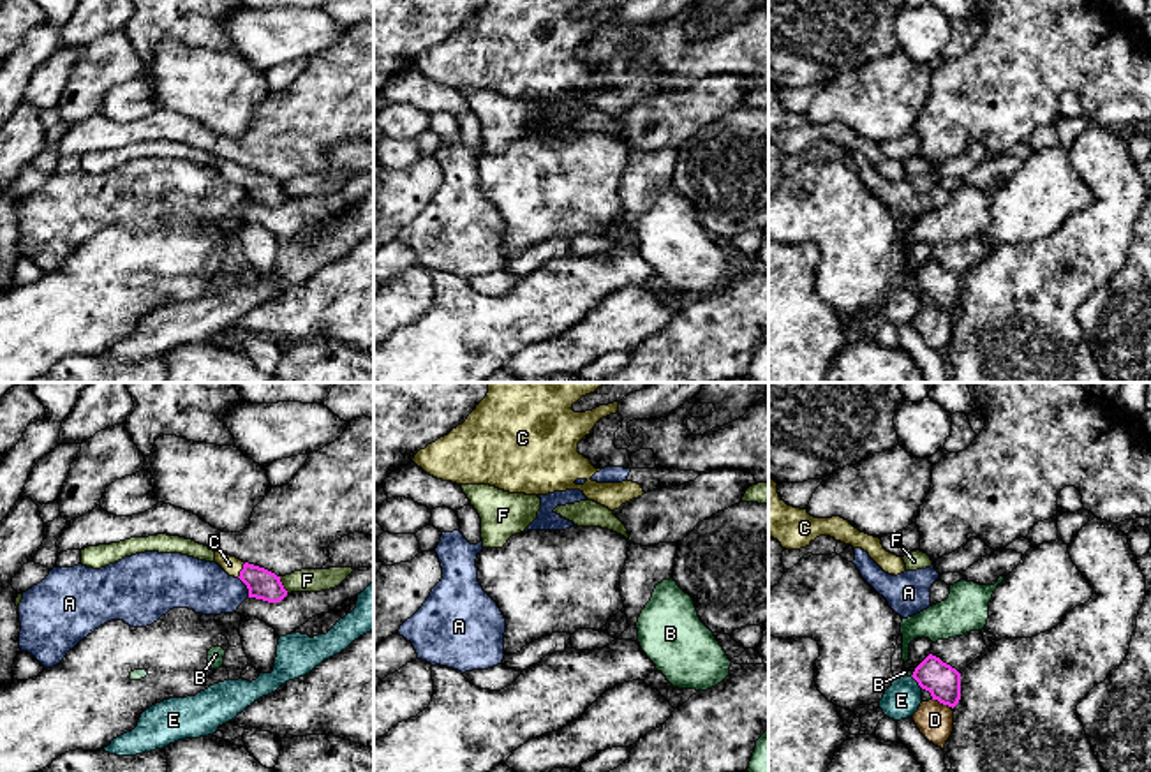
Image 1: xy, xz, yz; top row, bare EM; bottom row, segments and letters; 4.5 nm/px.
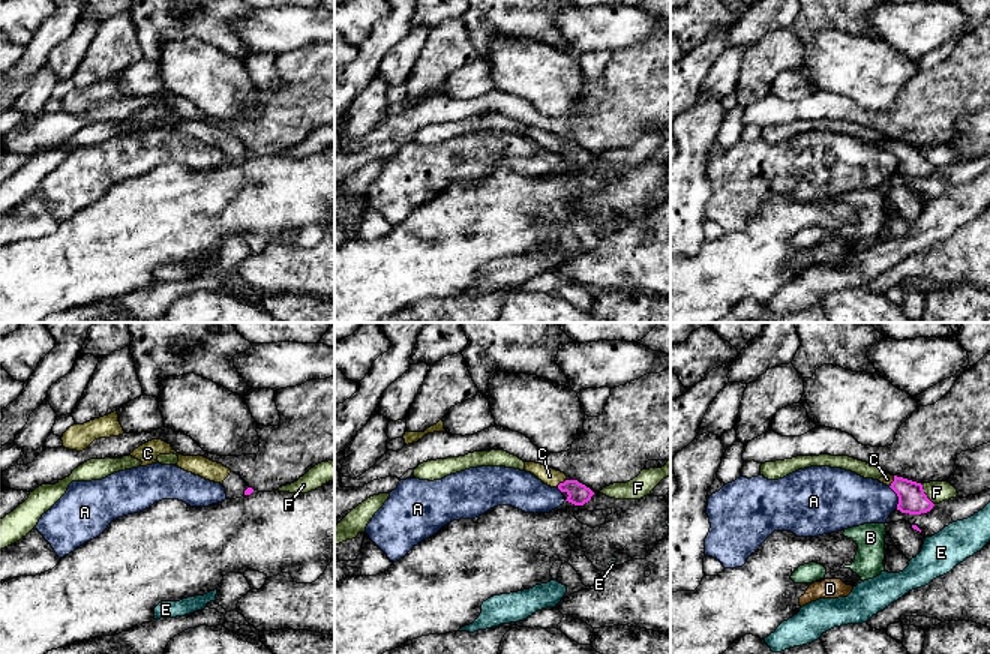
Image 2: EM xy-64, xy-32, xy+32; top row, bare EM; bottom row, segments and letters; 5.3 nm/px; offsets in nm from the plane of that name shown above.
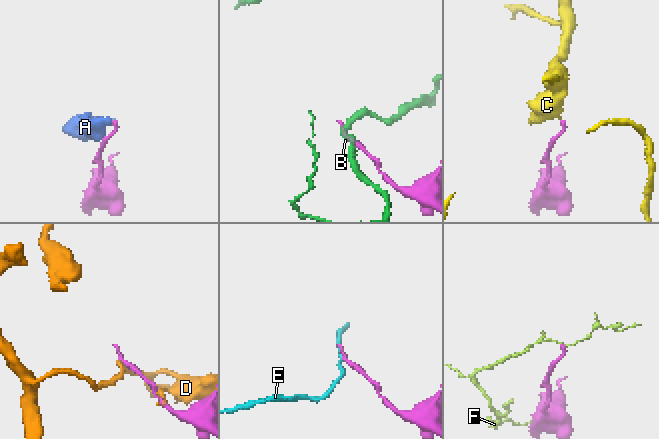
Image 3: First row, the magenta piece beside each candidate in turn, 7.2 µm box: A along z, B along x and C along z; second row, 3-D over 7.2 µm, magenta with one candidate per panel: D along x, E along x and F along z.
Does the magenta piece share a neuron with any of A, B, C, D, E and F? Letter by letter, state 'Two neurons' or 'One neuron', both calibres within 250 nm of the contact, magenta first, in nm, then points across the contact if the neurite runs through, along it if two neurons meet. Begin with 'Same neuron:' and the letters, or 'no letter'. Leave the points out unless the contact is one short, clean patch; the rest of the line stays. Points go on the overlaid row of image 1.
Same neuron: C
A: Two neurons. Thickness 140 nm (magenta) against 240 nm
B: Two neurons. Thickness 160 nm (magenta) against 20 nm. Boundary: yz (913, 672), (910, 675)
C: One neuron. Thickness 140 nm (magenta) against 80 nm. Path across: xy (261, 584), (242, 570), (230, 564)
D: Two neurons. Thickness 160 nm (magenta) against 160 nm
E: Two neurons. Thickness 160 nm (magenta) against 170 nm. Boundary: yz (912, 675), (922, 688)
F: Two neurons. Thickness 140 nm (magenta) against 110 nm. Boundary: xy (279, 577), (288, 593)

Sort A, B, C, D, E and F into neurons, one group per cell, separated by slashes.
A / B / C / D / E / F

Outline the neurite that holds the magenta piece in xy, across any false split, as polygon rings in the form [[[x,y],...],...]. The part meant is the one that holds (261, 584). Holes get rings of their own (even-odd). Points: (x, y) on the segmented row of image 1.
[[[215,552],[215,562],[229,576],[240,578],[247,585],[249,598],[263,599],[268,603],[278,603],[287,596],[280,576],[264,568],[243,562],[236,557],[220,552]]]

